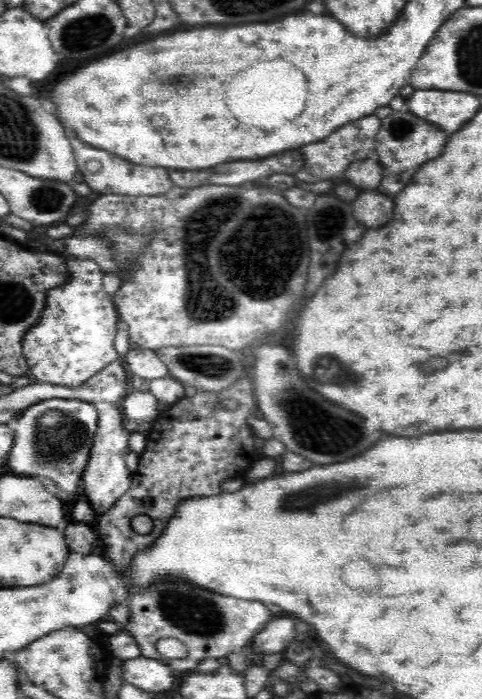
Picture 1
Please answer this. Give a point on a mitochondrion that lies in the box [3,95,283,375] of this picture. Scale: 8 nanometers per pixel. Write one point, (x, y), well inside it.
(47, 198)

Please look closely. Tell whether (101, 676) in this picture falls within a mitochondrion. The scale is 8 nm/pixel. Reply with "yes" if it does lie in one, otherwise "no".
no

